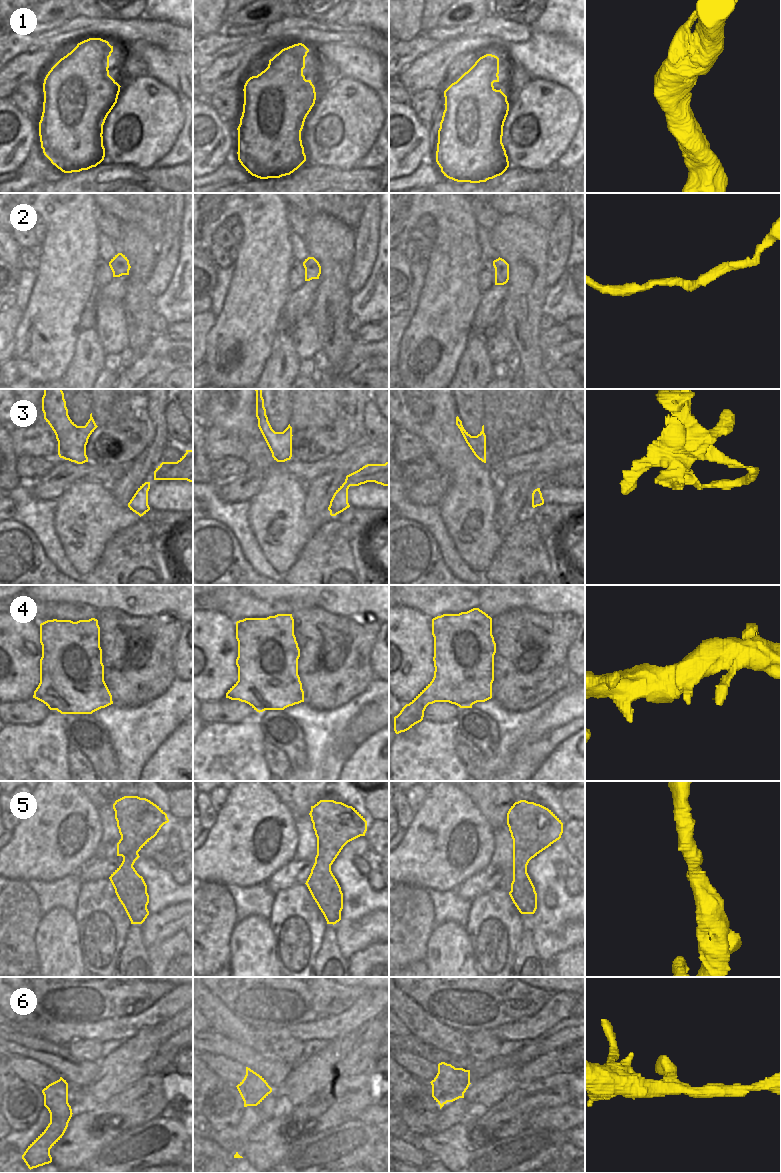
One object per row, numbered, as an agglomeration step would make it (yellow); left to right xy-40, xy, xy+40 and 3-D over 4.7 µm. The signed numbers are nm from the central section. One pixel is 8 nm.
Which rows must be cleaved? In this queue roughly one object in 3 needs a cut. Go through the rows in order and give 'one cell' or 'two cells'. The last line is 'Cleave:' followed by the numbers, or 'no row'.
1: one cell
2: one cell
3: two cells
4: one cell
5: one cell
6: one cell
Cleave: 3

